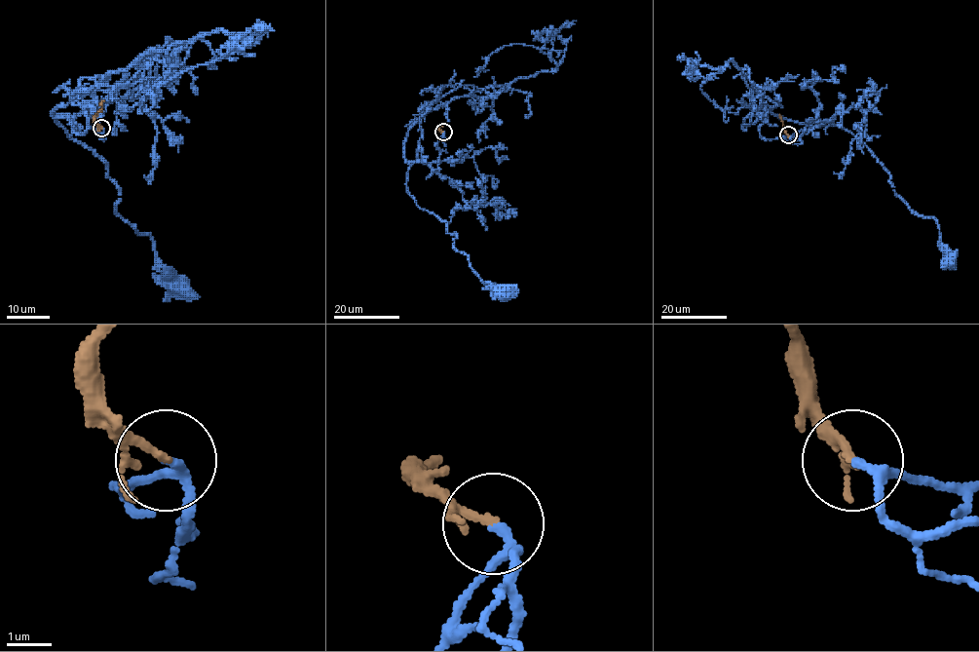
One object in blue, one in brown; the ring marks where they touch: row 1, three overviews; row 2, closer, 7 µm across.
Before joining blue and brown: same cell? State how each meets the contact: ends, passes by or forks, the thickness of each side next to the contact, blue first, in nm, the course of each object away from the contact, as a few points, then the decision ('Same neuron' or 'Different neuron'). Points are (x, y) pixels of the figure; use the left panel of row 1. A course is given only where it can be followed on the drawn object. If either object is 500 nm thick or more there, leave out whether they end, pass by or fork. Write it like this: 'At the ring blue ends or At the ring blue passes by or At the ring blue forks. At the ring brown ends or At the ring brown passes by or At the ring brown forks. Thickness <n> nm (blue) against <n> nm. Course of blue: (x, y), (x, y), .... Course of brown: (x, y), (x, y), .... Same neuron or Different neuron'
At the ring blue passes by. At the ring brown passes by. Thickness 170 nm (blue) against 130 nm. Course of blue: (102, 128), (94, 128), (94, 107), (56, 116), (107, 165), (120, 195), (116, 212), (152, 239), (183, 289). Course of brown: (102, 128), (95, 123), (95, 115), (103, 100). Same neuron

